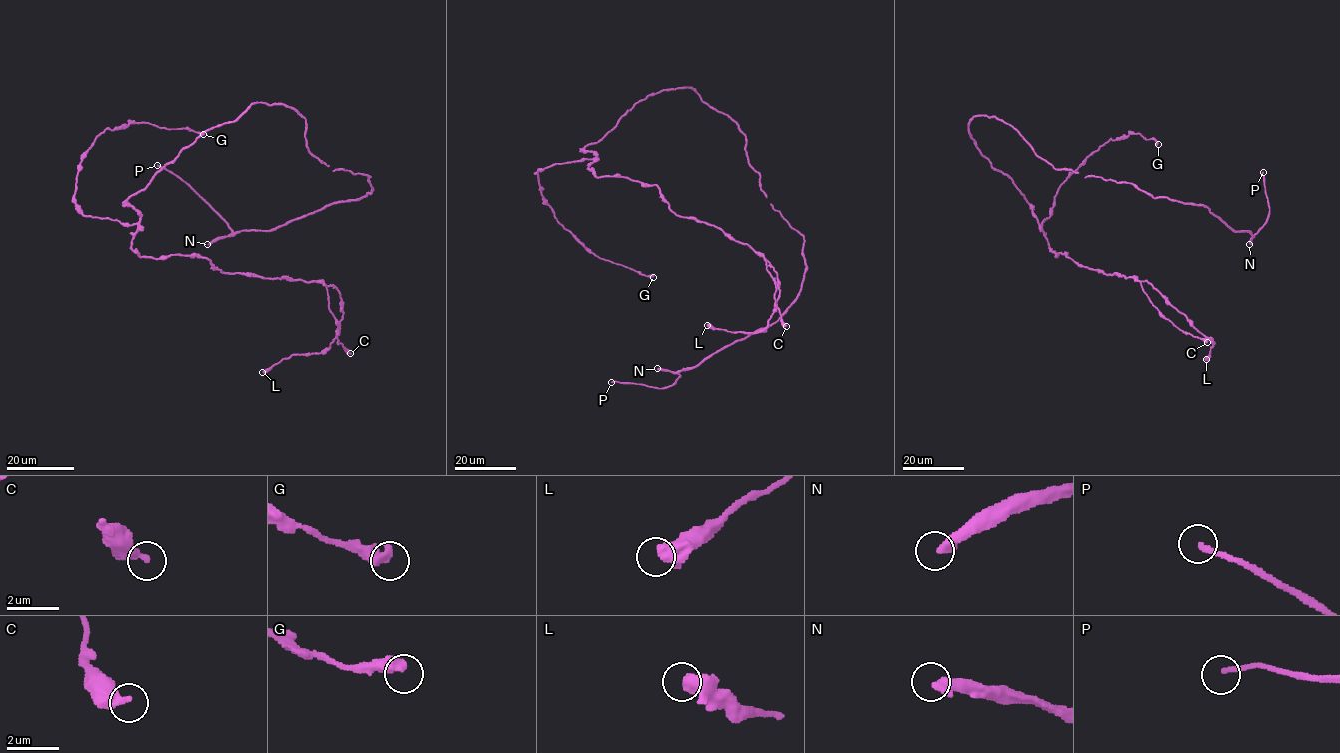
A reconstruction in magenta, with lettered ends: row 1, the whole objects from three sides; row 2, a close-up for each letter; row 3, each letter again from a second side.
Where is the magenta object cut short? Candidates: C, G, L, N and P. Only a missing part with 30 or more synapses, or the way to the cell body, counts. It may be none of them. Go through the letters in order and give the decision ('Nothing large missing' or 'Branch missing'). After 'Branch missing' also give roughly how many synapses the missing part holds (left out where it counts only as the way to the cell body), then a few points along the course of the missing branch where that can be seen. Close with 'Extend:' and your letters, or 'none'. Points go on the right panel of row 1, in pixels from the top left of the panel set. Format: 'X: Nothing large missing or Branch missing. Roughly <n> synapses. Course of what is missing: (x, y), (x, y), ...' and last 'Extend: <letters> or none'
C: Nothing large missing
G: Nothing large missing
L: Nothing large missing
N: Branch missing. Roughly 190 synapses. Course of what is missing: (1249, 244), (1245, 273), (1215, 311), (1206, 311), (1193, 299), (1165, 314), (1150, 313), (1143, 306), (1145, 296)
P: Branch missing. Course of what is missing: (1263, 172), (1266, 157), (1259, 149)
Extend: N, P

